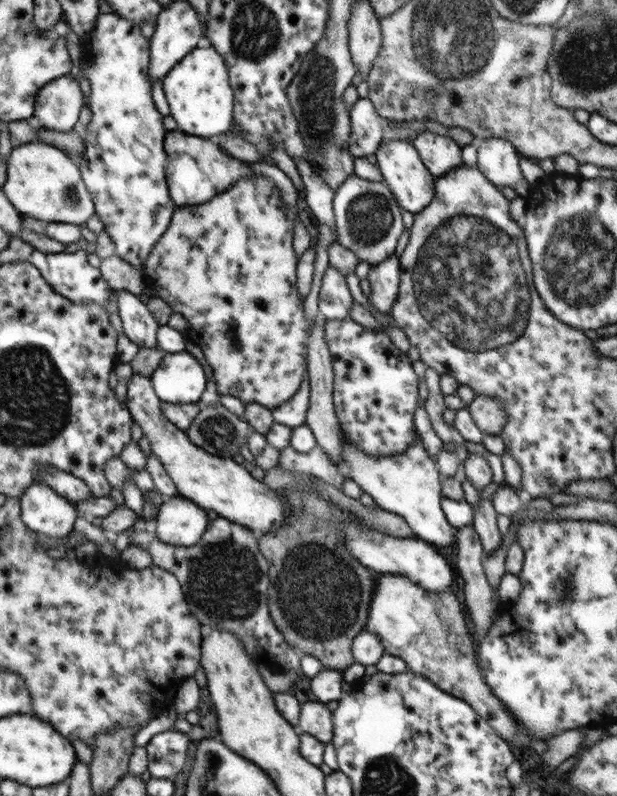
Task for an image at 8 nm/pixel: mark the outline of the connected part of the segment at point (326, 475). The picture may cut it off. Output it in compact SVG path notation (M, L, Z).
M318 444L310 452L305 453L298 452L288 445L281 449L277 465L288 472L301 472L317 476L320 480L341 491L342 484L346 480L343 468L339 467Z

